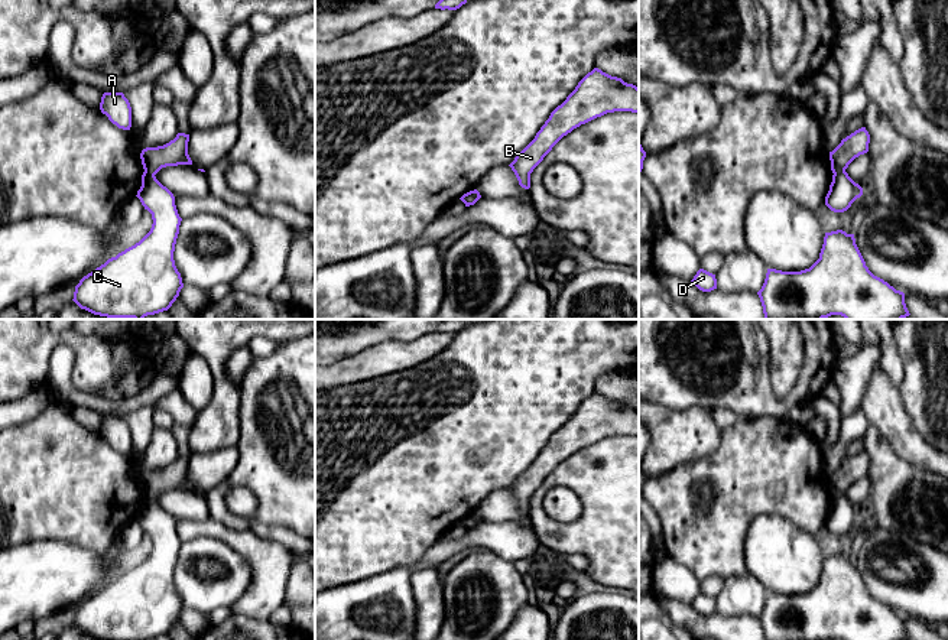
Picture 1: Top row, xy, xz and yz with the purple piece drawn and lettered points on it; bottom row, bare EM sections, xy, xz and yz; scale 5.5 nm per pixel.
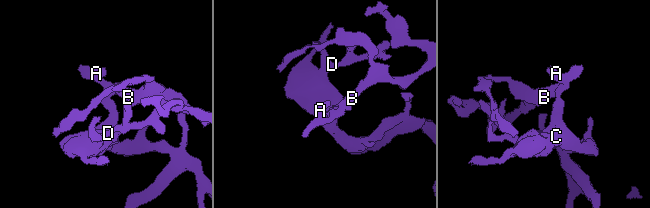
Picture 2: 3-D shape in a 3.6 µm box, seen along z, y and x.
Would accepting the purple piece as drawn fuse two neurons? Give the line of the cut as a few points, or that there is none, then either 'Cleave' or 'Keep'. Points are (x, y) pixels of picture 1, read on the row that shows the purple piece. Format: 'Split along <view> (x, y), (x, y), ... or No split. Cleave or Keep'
Split along yz (844, 169), (834, 174). Cleave

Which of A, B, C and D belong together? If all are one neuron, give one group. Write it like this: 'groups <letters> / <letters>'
groups A B / C D

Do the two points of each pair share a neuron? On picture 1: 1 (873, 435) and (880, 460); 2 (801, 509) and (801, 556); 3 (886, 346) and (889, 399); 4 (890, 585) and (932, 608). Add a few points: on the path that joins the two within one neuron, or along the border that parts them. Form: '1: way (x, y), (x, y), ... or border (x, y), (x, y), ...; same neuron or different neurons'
1: way (873, 441), (880, 454); same neuron
2: border (769, 515), (782, 515), (812, 535); different neurons
3: border (876, 363), (896, 387); different neurons
4: way (901, 595), (922, 598); same neuron

